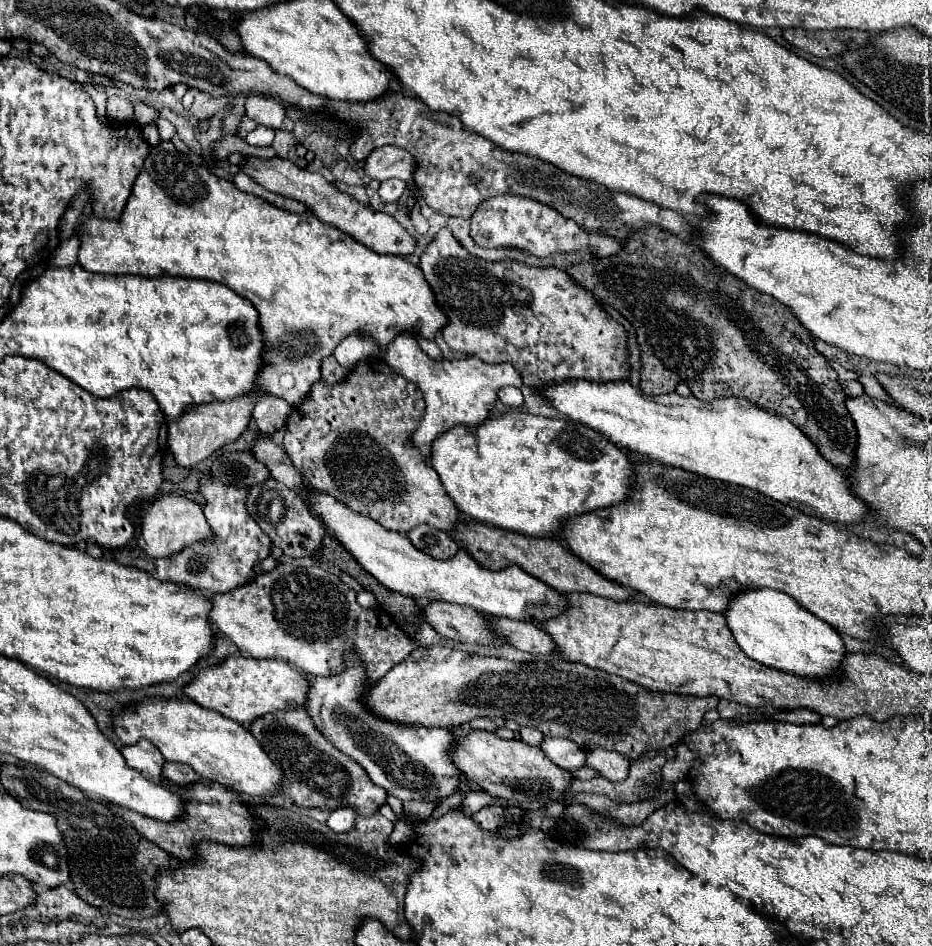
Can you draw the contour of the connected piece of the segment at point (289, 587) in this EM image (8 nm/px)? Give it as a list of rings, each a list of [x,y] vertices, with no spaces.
[[[279,563],[273,571],[261,573],[255,577],[255,581],[237,587],[229,593],[213,595],[213,609],[211,609],[211,621],[215,629],[223,635],[227,635],[241,653],[251,655],[255,659],[281,659],[289,665],[301,669],[307,675],[313,677],[331,677],[335,673],[343,671],[345,665],[345,653],[357,653],[367,669],[367,677],[383,677],[387,669],[401,663],[411,651],[419,647],[415,639],[405,635],[405,631],[399,629],[399,625],[391,619],[391,615],[383,609],[367,609],[357,603],[357,593],[341,581],[341,577],[333,575],[331,571],[325,571],[323,567],[301,567],[293,563]]]

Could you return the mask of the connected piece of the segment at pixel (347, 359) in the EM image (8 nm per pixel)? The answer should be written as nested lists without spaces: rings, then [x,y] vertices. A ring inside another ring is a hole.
[[[355,335],[343,339],[337,349],[333,351],[333,357],[339,361],[339,365],[343,369],[353,369],[361,359],[365,359],[367,355],[371,355],[377,349],[377,343],[367,339],[359,339]]]

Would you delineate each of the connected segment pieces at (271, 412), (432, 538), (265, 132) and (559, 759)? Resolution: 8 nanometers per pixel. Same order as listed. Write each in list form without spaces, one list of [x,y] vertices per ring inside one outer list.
[[[261,393],[259,407],[253,407],[251,417],[257,421],[257,427],[261,429],[261,433],[271,435],[287,423],[291,409],[293,407],[287,401],[283,401],[281,397],[271,397],[267,393]]]
[[[417,525],[415,529],[411,529],[407,533],[407,539],[417,549],[425,551],[427,555],[431,555],[435,559],[447,559],[459,551],[459,545],[455,543],[455,539],[451,539],[451,535],[447,535],[445,531],[439,531],[435,527],[429,527],[429,525]]]
[[[259,125],[259,127],[255,127],[255,129],[245,137],[245,141],[247,141],[249,145],[253,145],[253,147],[267,147],[267,145],[271,145],[273,137],[275,137],[275,131],[273,131],[273,129]]]
[[[547,737],[547,739],[541,743],[541,749],[543,749],[543,753],[547,753],[547,757],[549,757],[555,765],[559,765],[561,769],[575,771],[575,769],[585,767],[585,749],[581,749],[581,747],[575,745],[573,741]]]

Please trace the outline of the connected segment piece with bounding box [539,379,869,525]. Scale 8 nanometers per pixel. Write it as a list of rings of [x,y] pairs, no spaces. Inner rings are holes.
[[[581,379],[557,383],[557,385],[551,385],[547,391],[543,389],[539,393],[545,399],[549,399],[553,407],[561,411],[563,415],[575,421],[581,421],[583,425],[589,425],[591,429],[611,439],[615,445],[627,447],[631,451],[657,459],[663,465],[679,467],[679,469],[685,469],[697,475],[705,475],[711,479],[719,479],[725,483],[753,489],[775,501],[781,501],[785,505],[791,505],[799,511],[805,511],[807,515],[813,515],[825,521],[851,525],[851,523],[861,523],[869,517],[869,507],[865,505],[865,501],[861,501],[851,491],[845,473],[833,467],[827,459],[823,459],[817,453],[815,445],[807,439],[807,435],[803,435],[785,417],[771,415],[747,399],[725,397],[725,399],[715,399],[711,403],[703,403],[693,395],[679,397],[677,393],[651,397],[627,381],[599,385],[599,383],[581,381]]]

